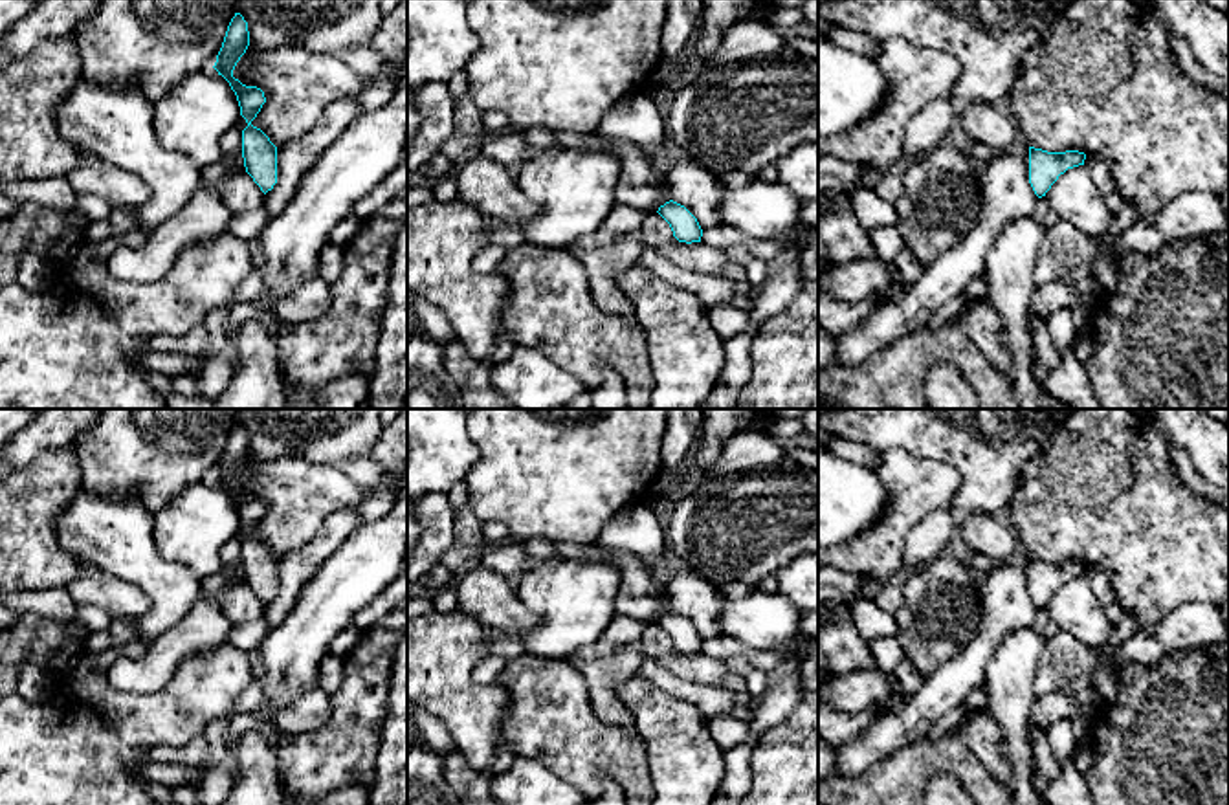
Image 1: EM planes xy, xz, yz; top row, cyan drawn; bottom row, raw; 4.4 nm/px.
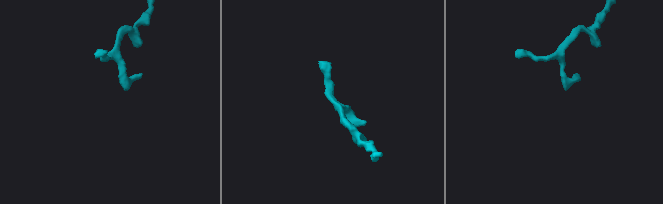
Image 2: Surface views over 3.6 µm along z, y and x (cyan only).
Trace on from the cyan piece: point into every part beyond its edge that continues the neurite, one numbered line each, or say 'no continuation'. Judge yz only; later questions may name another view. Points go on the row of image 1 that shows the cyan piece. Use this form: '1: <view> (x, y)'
no continuation

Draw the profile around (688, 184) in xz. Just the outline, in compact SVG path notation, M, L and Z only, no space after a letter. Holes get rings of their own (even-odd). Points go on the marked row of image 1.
M684 158L673 161L664 172L671 200L684 205L697 218L701 229L721 224L719 202L728 187L717 174Z

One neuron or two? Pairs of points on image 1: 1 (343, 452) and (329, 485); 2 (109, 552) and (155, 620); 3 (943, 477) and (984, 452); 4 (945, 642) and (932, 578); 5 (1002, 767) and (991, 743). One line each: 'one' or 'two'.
1: two
2: one
3: two
4: one
5: one

